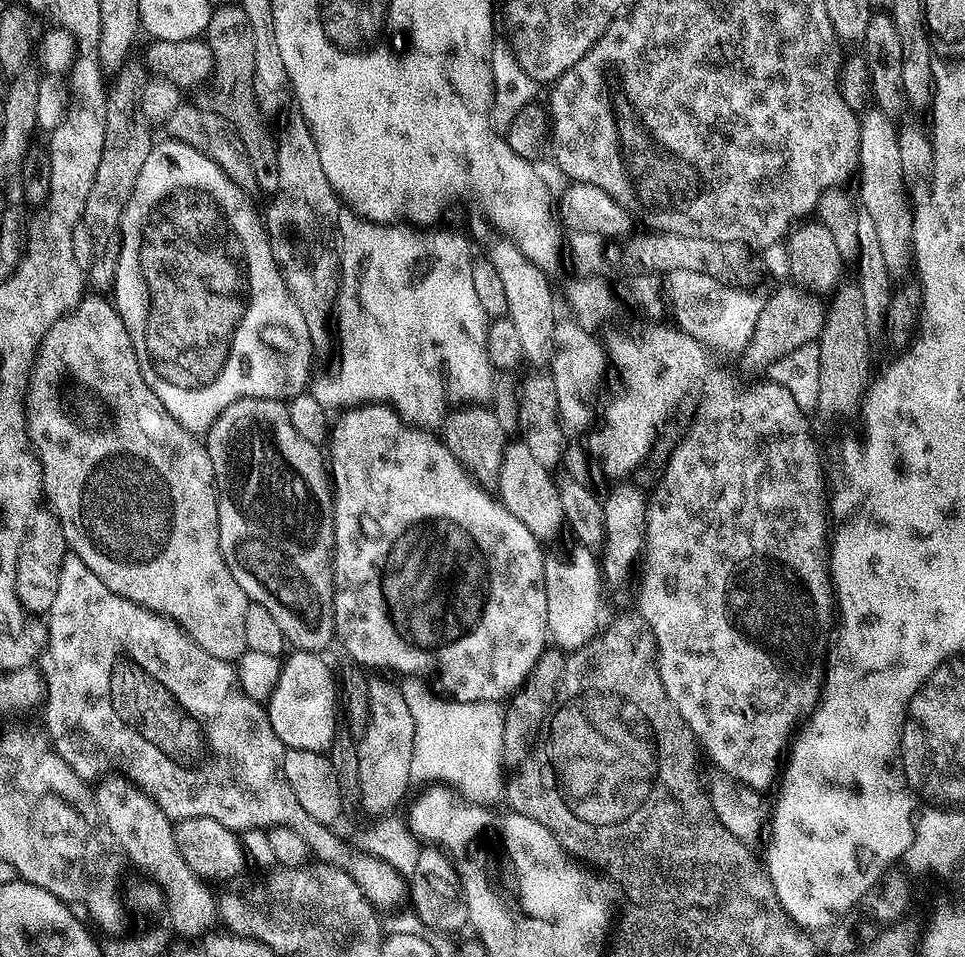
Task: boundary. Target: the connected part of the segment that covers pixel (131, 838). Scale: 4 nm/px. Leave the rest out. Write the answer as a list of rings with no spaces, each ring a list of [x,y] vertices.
[[[124,774],[105,775],[95,785],[94,795],[99,819],[116,839],[117,849],[123,855],[125,852],[138,867],[157,880],[153,881],[162,889],[166,904],[168,900],[168,918],[173,928],[171,931],[176,931],[180,938],[205,935],[218,920],[216,896],[208,889],[211,887],[196,876],[194,870],[190,870],[186,858],[182,858],[171,818],[161,810],[158,802],[154,802],[135,781],[129,780]]]

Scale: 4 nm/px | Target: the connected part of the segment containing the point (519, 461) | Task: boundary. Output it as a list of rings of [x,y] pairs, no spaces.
[[[522,440],[507,443],[503,454],[502,467],[496,483],[496,494],[500,502],[510,510],[514,518],[534,534],[534,538],[541,542],[552,540],[566,525],[562,512],[559,492],[555,477],[551,471],[542,466]]]

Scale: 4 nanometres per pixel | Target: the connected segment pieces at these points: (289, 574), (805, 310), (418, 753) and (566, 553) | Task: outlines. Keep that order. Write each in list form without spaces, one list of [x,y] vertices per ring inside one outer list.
[[[242,398],[226,406],[206,433],[206,447],[216,479],[218,542],[234,582],[242,586],[251,603],[270,610],[293,649],[323,653],[324,647],[333,643],[336,631],[336,587],[332,584],[334,489],[325,453],[297,434],[290,423],[287,403],[270,398]]]
[[[797,284],[778,289],[761,307],[758,322],[750,345],[751,352],[762,356],[767,363],[773,363],[800,347],[815,343],[823,330],[826,318],[826,304],[815,291]]]
[[[405,676],[399,685],[414,718],[414,754],[410,760],[413,781],[420,786],[437,782],[459,792],[473,804],[499,805],[496,803],[499,800],[501,803],[506,792],[506,778],[500,774],[500,760],[504,756],[504,708],[496,702],[458,704],[441,698],[418,676]]]
[[[573,543],[561,552],[545,551],[542,574],[546,586],[546,622],[551,643],[557,648],[575,650],[600,635],[606,624],[604,588],[600,563],[593,549]]]

